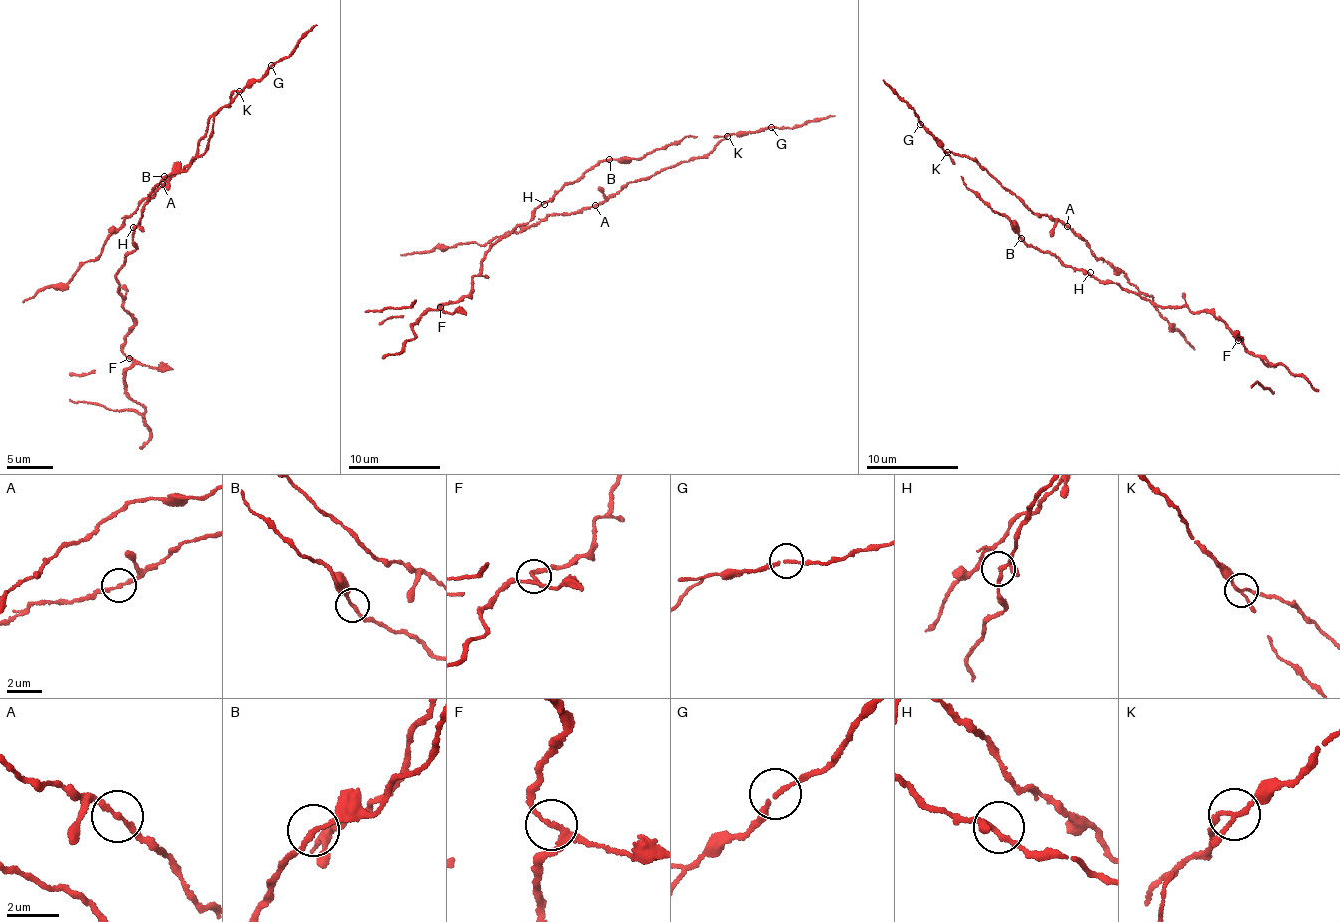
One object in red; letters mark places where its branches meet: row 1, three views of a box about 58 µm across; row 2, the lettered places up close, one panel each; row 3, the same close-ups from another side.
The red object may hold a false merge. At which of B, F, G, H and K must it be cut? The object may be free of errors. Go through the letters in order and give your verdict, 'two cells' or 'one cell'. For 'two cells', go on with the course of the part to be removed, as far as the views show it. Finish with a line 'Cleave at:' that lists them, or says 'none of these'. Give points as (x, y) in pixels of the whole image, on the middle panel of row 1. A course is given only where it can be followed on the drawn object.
B: one cell
F: one cell
G: one cell
H: one cell
K: two cells
Cleave at: K

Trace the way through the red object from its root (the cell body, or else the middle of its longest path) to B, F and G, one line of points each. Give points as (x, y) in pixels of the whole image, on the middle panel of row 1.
B: (540, 204), (596, 163), (609, 159)
F: (540, 204), (531, 220), (519, 224), (491, 245), (479, 273), (473, 276), (471, 293), (440, 307)
G: (540, 204), (544, 204), (545, 214), (581, 211), (619, 193), (631, 182), (707, 154), (727, 135), (770, 127)

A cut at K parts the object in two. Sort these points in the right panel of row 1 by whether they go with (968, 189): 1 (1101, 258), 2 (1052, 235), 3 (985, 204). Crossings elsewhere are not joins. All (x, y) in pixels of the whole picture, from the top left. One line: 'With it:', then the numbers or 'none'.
With it: 3

